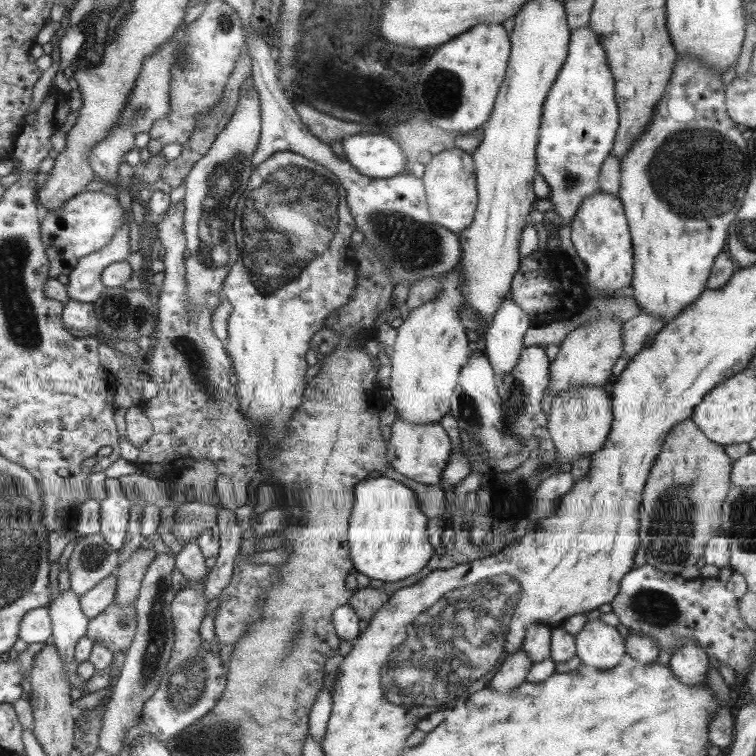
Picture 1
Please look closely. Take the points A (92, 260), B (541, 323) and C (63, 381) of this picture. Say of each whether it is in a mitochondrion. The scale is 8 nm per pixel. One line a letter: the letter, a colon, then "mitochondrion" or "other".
A: other
B: other
C: other

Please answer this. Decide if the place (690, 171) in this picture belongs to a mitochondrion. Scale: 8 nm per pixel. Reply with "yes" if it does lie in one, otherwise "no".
yes

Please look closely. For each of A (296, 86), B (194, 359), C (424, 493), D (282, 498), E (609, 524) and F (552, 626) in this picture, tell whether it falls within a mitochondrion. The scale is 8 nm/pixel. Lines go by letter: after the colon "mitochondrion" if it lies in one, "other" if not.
A: other
B: mitochondrion
C: other
D: other
E: other
F: other

